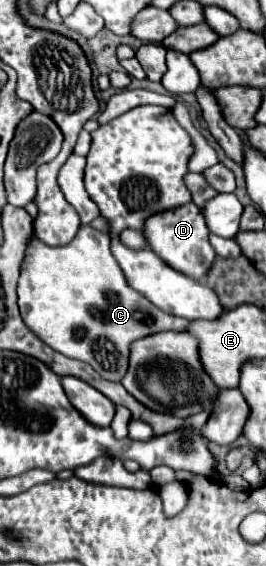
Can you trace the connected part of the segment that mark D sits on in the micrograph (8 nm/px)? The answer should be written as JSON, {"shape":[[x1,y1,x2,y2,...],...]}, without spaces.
{"shape":[[186,204,162,214,156,214,152,218,146,220,146,228,144,228,144,236,150,244,150,248,172,268,184,272,186,276,194,278,194,280,202,280,206,278,216,252,208,242,208,226,204,220,202,210,196,204]]}

